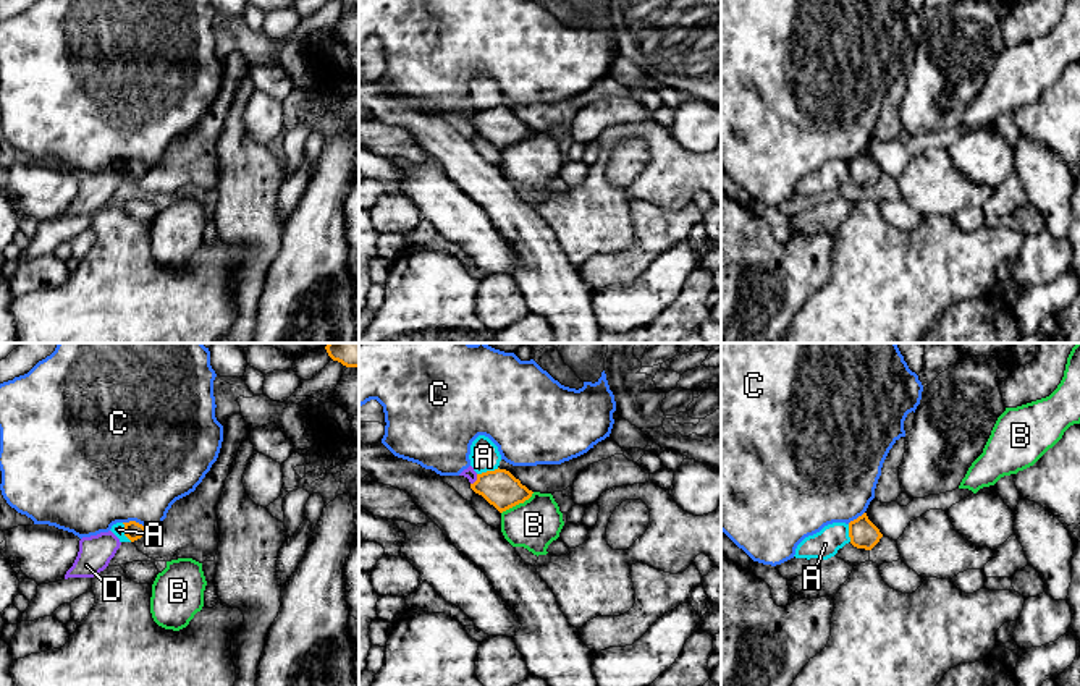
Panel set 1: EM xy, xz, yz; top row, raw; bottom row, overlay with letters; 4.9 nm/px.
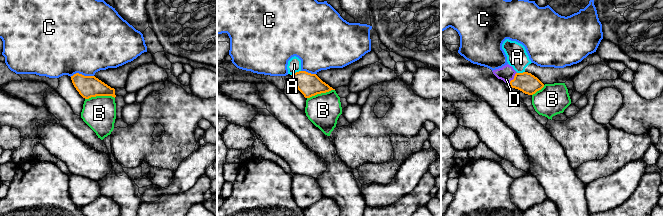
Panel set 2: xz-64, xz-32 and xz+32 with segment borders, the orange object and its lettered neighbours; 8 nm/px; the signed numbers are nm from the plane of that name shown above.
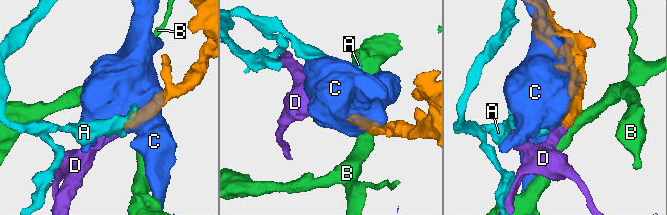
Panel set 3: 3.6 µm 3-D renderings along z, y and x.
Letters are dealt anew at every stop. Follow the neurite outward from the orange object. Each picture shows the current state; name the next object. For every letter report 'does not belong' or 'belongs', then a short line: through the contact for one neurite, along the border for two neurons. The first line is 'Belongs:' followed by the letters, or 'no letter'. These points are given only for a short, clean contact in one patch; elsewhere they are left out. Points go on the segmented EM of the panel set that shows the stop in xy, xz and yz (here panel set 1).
Belongs: D
A: does not belong; line xz (498, 468), (477, 474)
B: does not belong; line xz (534, 492), (502, 513)
C: does not belong; line xy (123, 521), (138, 521), (149, 529)
D: belongs; line xz (498, 487), (477, 479), (469, 473)

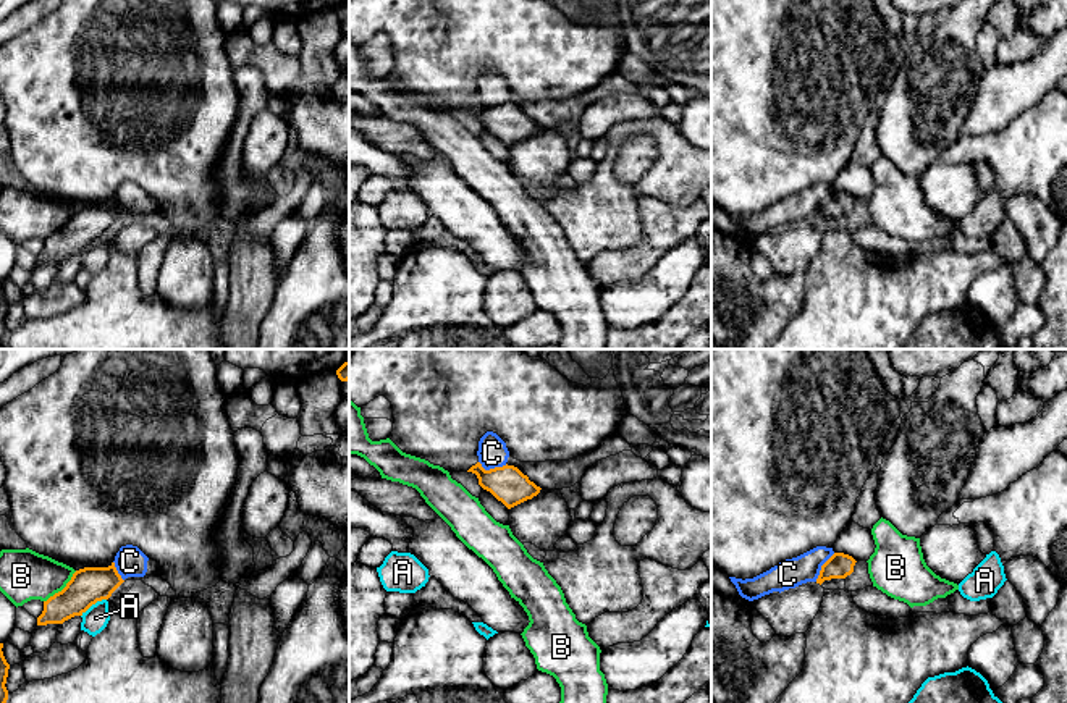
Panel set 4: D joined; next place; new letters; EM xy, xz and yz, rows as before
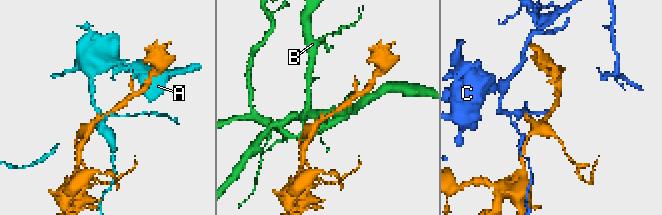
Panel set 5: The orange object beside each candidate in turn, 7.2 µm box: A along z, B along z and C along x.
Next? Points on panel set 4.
Belongs: no letter
A: does not belong; line xy (105, 598), (94, 603), (81, 616)
B: does not belong
C: does not belong

